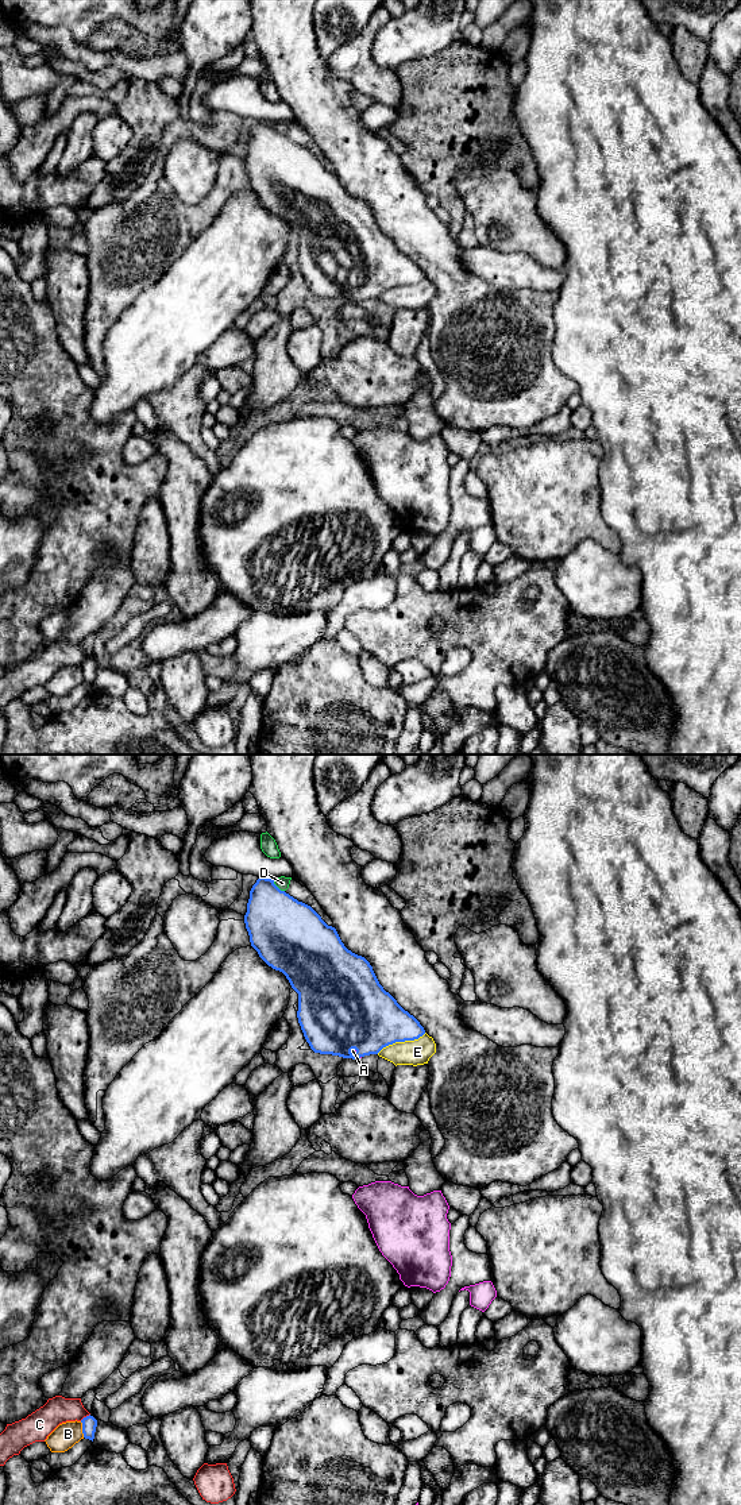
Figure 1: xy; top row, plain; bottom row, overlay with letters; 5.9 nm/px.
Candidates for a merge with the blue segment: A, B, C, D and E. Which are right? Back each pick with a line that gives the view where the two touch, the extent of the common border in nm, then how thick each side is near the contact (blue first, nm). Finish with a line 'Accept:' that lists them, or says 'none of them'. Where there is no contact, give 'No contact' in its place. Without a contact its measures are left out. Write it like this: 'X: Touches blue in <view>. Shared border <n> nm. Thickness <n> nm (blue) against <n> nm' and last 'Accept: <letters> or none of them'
A: Touches blue in xy. Shared border 50 nm. Thickness 460 nm (blue) against 20 nm
Accept: A

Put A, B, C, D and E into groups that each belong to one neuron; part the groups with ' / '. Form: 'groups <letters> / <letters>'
groups A / B / C / D / E

